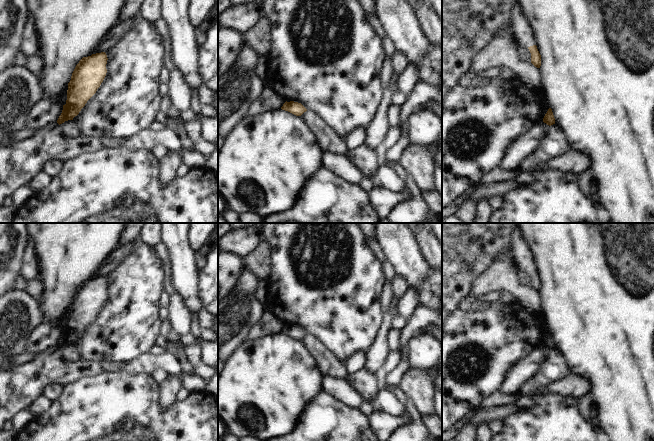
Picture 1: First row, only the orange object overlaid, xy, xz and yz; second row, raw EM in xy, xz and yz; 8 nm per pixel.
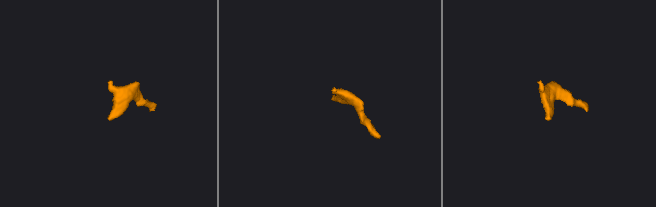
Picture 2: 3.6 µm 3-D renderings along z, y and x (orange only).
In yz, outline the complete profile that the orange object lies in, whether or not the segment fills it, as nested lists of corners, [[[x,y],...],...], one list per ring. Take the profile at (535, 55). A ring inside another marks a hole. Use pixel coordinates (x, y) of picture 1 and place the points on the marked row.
[[[536,45],[528,47],[530,53],[531,53],[531,63],[537,67],[540,68],[541,66],[541,55],[537,49]]]

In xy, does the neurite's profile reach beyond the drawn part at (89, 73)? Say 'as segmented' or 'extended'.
as segmented

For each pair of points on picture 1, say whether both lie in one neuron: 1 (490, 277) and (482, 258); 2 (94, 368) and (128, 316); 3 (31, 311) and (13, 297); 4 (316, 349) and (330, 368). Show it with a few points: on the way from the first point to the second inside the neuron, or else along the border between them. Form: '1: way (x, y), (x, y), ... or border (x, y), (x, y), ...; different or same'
1: border (495, 259), (473, 280), (471, 285); different
2: border (80, 359), (121, 364); different
3: way (27, 306), (18, 301); same
4: way (321, 354), (327, 363); same

